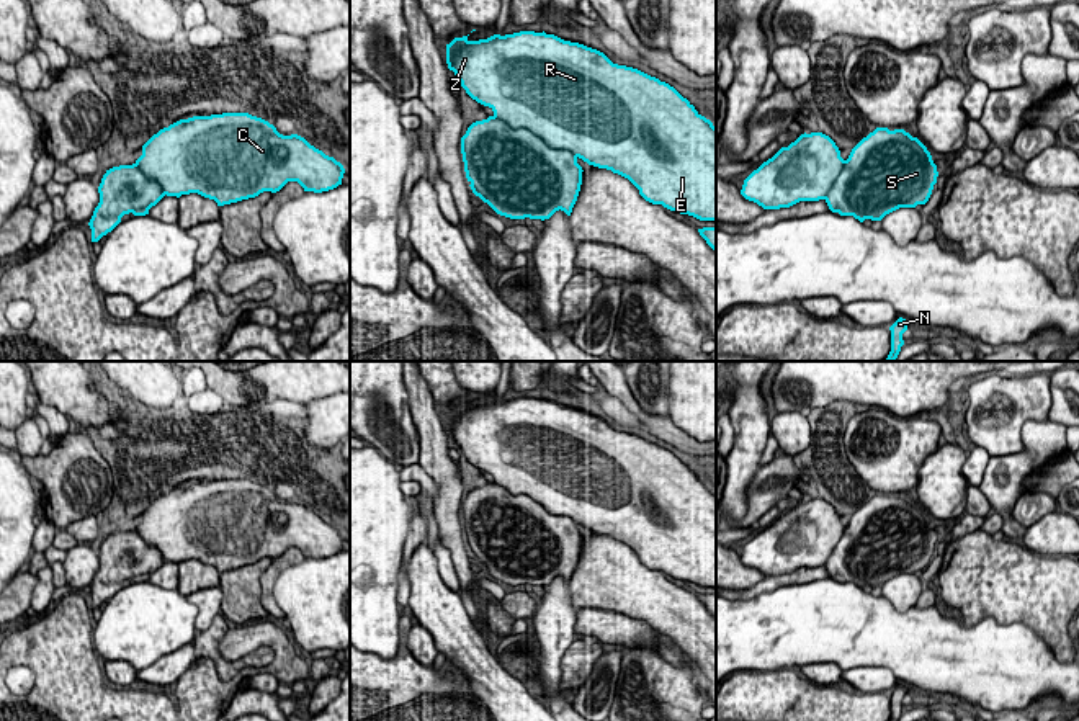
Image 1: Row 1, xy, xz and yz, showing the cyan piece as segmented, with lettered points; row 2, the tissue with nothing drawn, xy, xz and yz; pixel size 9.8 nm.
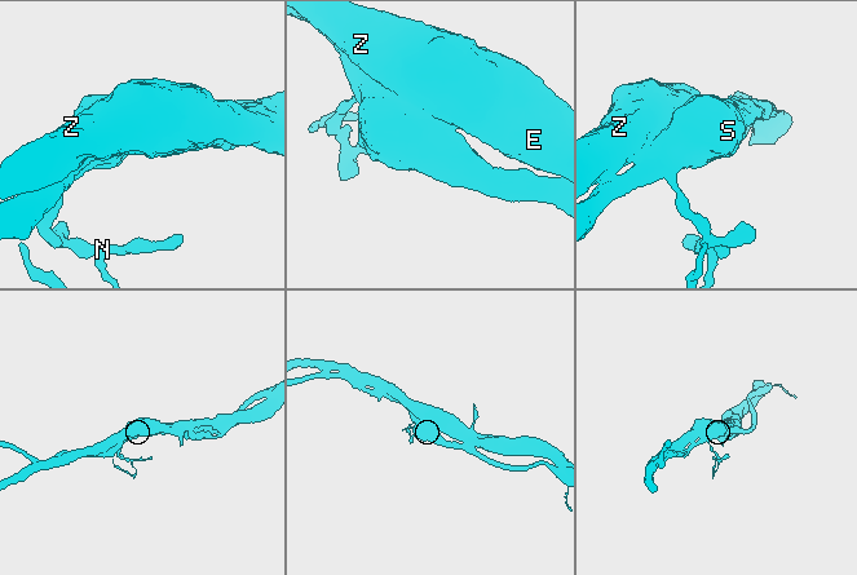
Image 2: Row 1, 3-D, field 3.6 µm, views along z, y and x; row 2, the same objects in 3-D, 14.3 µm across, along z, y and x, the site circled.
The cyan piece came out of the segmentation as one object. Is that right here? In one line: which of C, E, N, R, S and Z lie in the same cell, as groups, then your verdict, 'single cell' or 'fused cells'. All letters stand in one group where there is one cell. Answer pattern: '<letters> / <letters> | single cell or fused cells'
C E N R S Z | single cell

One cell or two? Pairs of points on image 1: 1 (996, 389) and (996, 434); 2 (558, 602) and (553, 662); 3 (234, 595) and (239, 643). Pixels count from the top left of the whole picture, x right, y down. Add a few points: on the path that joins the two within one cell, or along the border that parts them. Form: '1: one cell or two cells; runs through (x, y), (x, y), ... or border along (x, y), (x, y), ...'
1: one cell; runs through (996, 401), (996, 422)
2: one cell; runs through (555, 617), (553, 648)
3: two cells; border along (244, 623), (231, 626)

